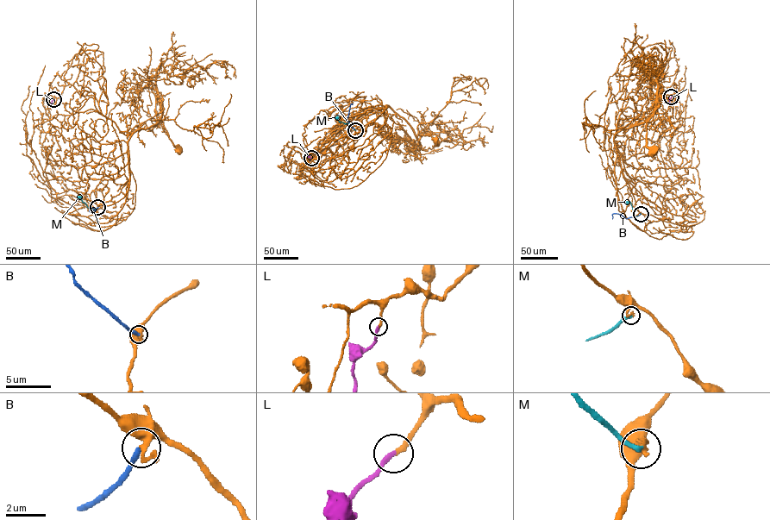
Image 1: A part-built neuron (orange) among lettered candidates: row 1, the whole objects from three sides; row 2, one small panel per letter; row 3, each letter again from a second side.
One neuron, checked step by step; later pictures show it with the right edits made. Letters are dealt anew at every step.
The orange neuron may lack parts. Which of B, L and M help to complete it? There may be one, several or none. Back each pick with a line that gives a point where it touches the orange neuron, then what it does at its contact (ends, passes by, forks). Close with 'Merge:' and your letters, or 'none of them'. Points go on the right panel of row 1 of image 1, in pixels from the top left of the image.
L: Touches orange at (671, 97). It ends there
Merge: L

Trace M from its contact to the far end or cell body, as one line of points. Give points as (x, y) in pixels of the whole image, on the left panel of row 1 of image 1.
M: (97, 208), (89, 208), (80, 197)

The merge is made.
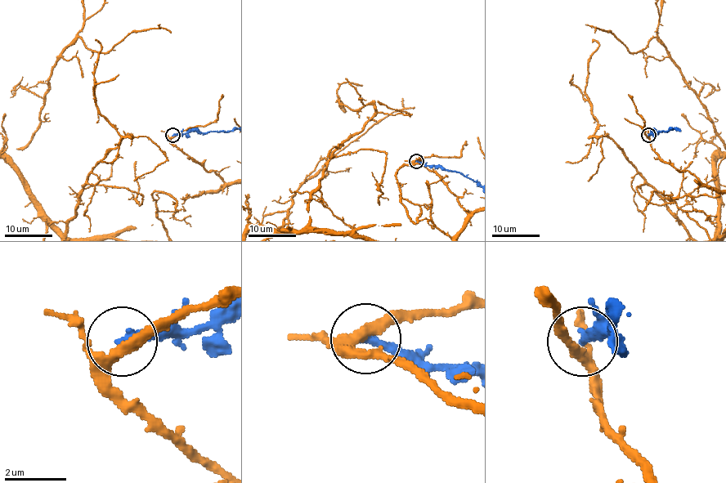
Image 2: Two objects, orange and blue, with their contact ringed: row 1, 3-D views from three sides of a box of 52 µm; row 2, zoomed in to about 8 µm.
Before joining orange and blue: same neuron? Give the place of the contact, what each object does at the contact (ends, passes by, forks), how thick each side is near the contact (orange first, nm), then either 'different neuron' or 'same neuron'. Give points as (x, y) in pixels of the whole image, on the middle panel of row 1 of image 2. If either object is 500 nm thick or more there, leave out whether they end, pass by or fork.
(416, 161) | orange passes by | blue ends | 340/280 nm | different neuron

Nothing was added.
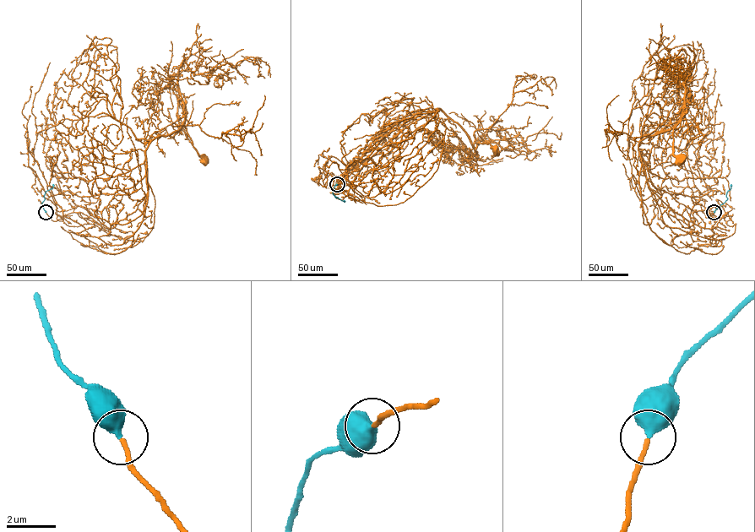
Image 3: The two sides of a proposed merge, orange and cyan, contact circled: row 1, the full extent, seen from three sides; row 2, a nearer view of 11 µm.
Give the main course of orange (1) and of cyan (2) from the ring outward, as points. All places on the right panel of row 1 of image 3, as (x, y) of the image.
1: (714, 212), (714, 221), (728, 212), (708, 229), (674, 212), (650, 188), (638, 143), (680, 122), (681, 160)
2: (714, 212), (727, 199), (726, 192), (730, 184)

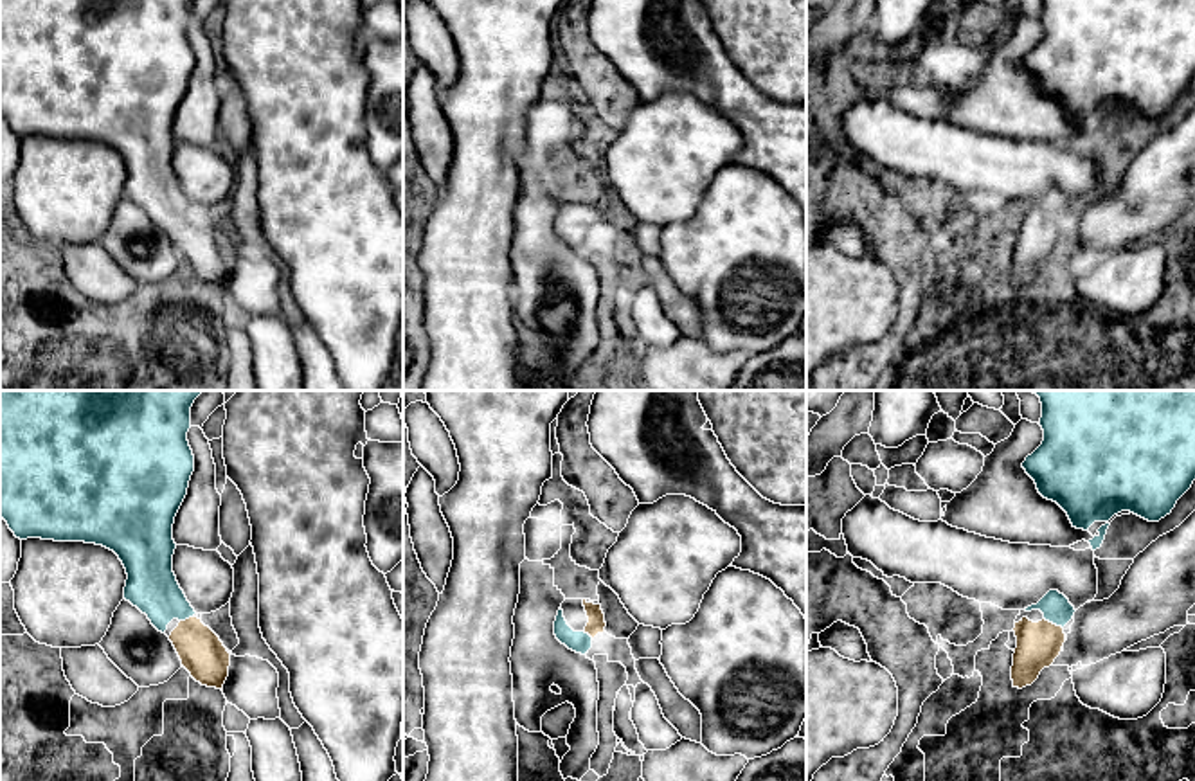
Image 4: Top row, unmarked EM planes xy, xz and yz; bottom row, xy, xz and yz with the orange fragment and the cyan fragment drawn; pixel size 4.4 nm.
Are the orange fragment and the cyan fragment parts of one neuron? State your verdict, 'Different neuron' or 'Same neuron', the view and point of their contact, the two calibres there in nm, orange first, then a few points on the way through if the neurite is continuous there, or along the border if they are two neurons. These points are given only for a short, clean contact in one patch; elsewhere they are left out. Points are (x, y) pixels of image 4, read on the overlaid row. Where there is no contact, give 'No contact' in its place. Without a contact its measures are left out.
Same neuron. Touches orange at yz (1051, 623). Thickness 190 nm (orange) against 130 nm. Path across: yz (1039, 643), (1050, 632), (1051, 623), (1055, 607)

